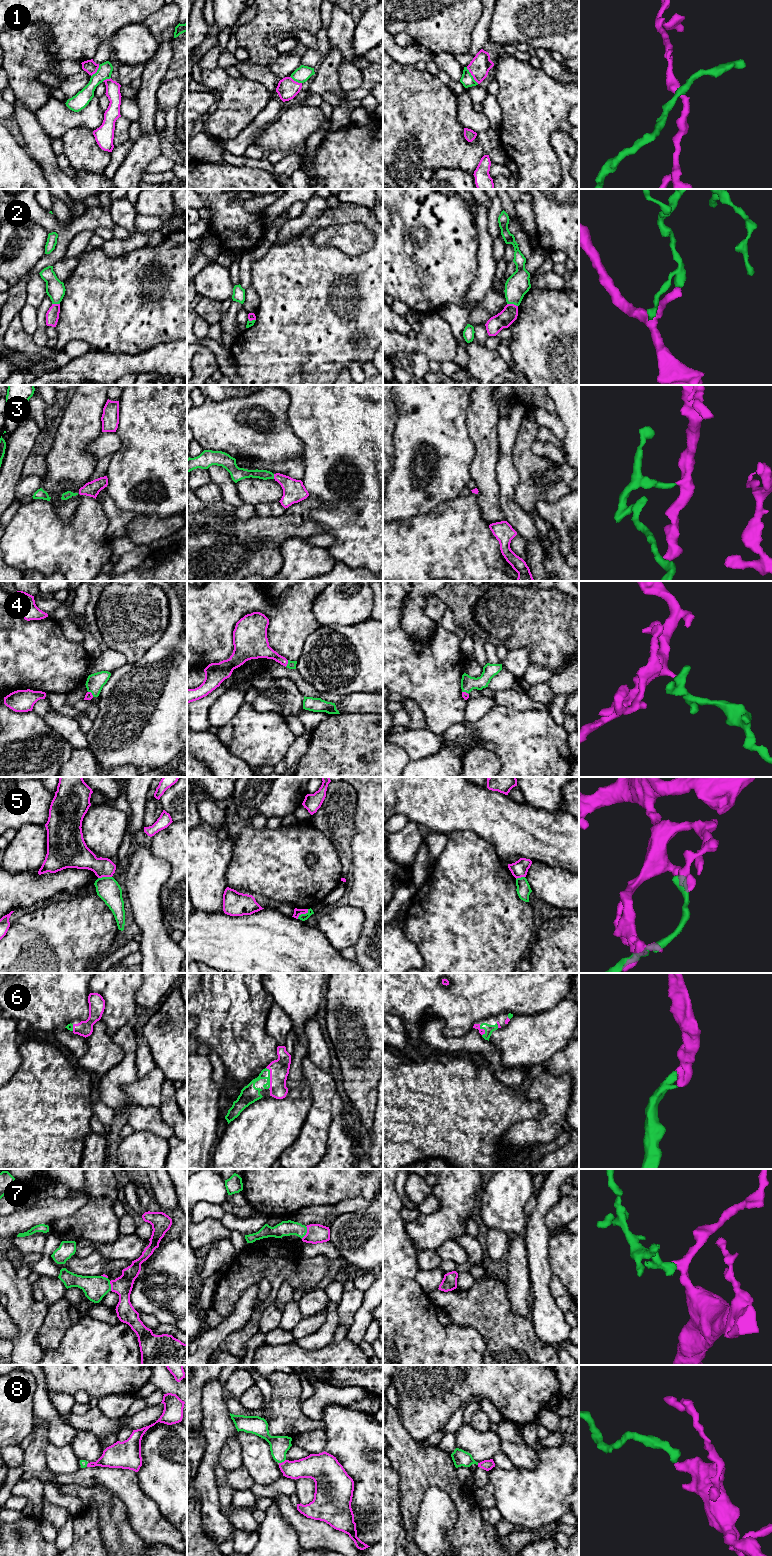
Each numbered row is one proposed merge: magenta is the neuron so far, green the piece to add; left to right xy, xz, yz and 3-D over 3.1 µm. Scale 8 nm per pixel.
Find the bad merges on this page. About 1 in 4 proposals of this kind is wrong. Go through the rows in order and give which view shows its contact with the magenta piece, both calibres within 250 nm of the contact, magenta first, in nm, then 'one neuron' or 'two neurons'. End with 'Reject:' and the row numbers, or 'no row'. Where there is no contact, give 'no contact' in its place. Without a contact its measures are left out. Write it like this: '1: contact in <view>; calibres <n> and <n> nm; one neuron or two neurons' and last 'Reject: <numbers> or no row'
1: contact in yz; calibres 160 and 100 nm; two neurons
2: contact in yz; calibres 140 and 190 nm; one neuron
3: contact in xz; calibres 180 and 80 nm; one neuron
4: contact in xz; calibres 150 and 60 nm; one neuron
5: contact in xz; calibres 60 and 60 nm; two neurons
6: contact in xz; calibres 160 and 150 nm; one neuron
7: contact in xz; calibres 160 and 130 nm; one neuron
8: contact in xz; calibres 190 and 160 nm; one neuron
Reject: 1, 5

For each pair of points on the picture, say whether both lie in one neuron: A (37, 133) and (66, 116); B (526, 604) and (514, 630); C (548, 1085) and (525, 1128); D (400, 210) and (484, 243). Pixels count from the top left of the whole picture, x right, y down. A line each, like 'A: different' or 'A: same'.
A: different
B: same
C: same
D: different

